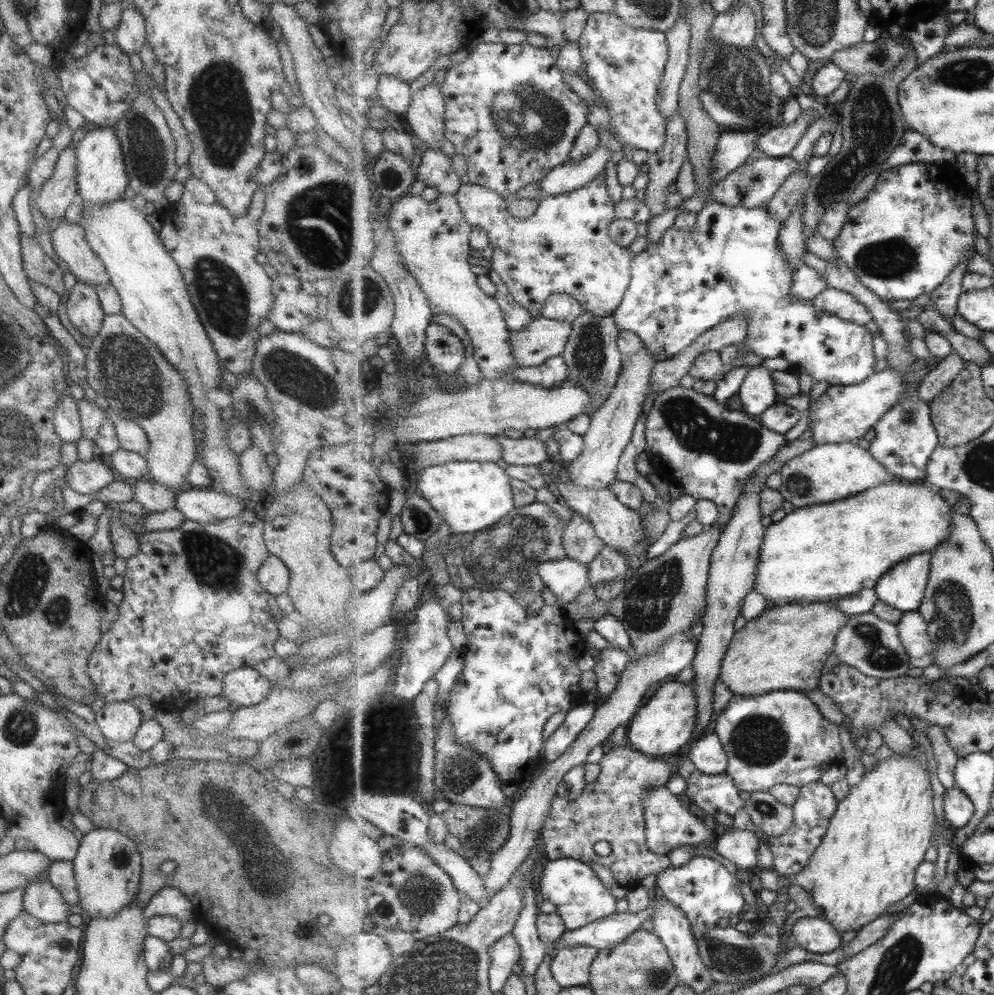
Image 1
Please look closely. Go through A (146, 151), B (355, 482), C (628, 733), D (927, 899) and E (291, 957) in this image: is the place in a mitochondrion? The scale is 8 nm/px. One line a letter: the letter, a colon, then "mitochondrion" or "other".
A: mitochondrion
B: other
C: other
D: other
E: other

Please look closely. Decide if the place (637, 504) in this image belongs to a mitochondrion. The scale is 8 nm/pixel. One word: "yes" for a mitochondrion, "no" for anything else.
no

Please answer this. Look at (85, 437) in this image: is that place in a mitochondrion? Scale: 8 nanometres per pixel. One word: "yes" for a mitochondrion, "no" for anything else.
no

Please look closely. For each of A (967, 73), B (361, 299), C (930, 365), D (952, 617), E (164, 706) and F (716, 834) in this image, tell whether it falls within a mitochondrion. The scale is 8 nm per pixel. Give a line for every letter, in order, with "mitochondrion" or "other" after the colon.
A: mitochondrion
B: mitochondrion
C: other
D: mitochondrion
E: other
F: other

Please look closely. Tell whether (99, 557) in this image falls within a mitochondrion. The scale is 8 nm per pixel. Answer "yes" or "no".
no

